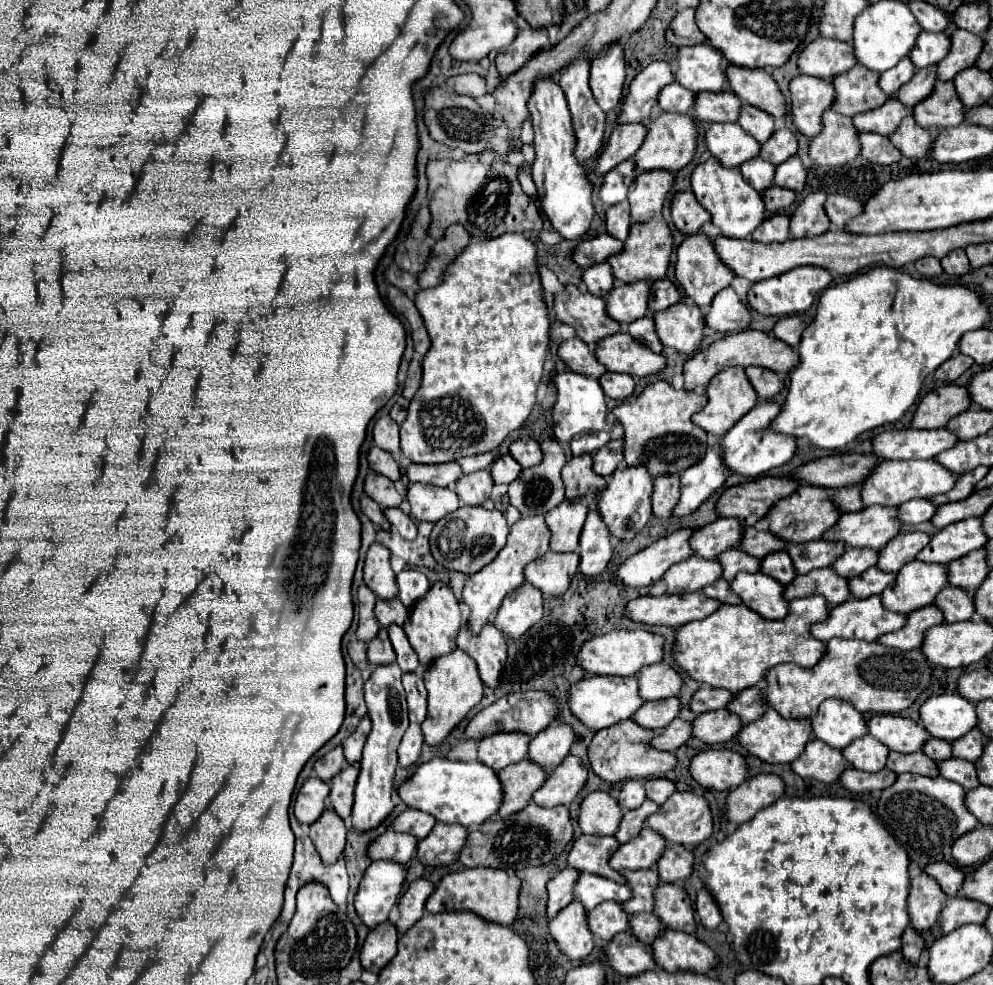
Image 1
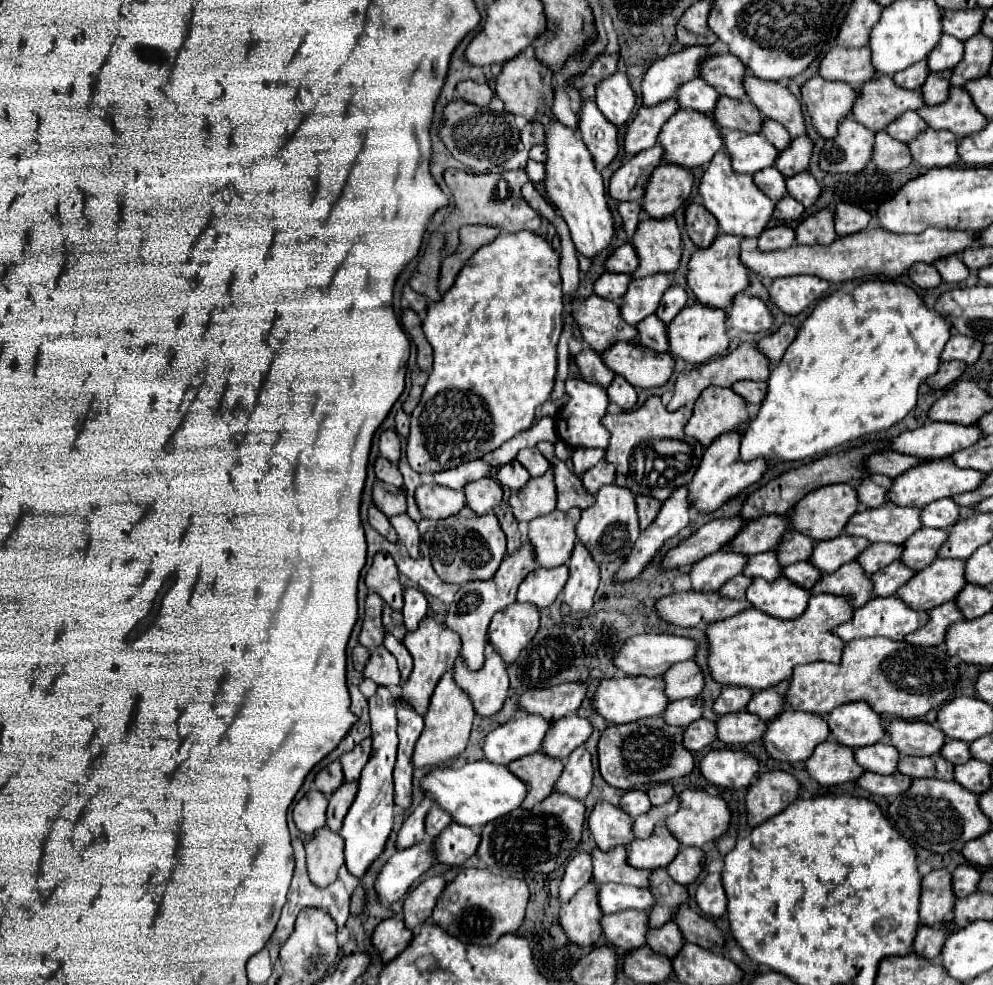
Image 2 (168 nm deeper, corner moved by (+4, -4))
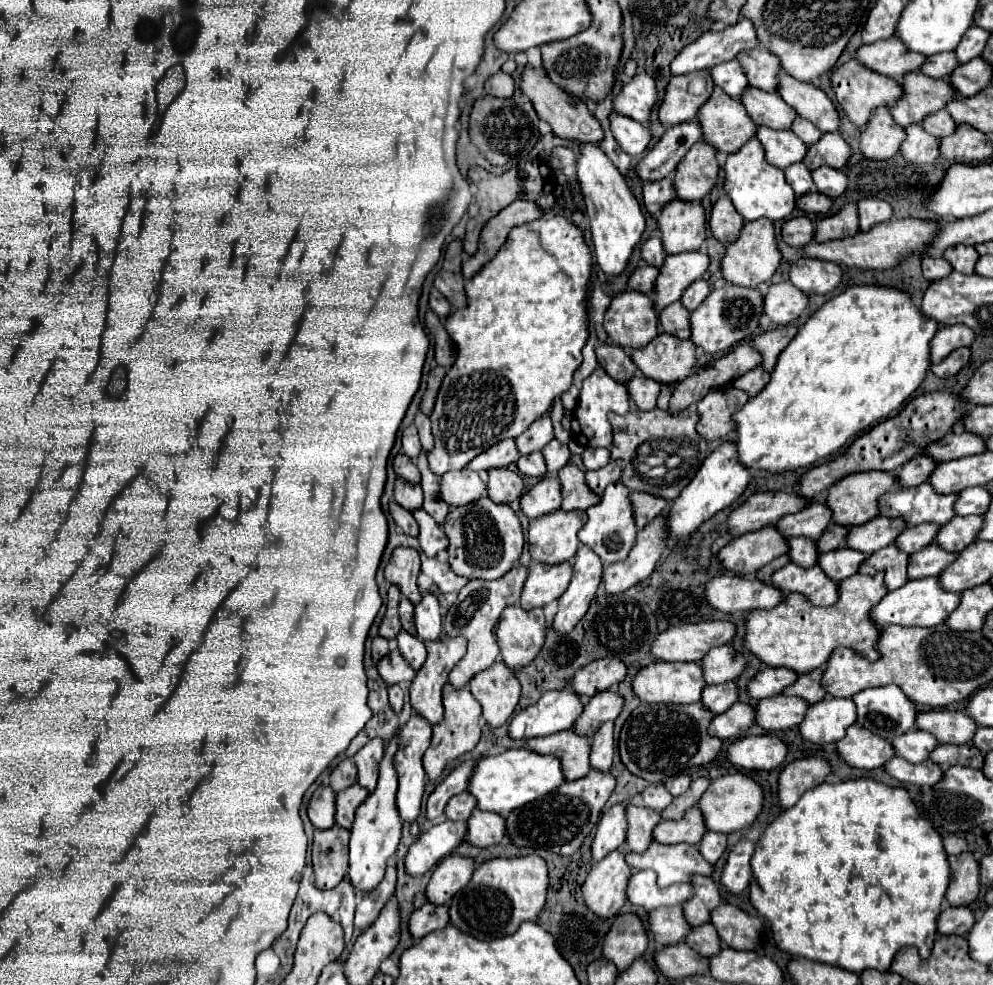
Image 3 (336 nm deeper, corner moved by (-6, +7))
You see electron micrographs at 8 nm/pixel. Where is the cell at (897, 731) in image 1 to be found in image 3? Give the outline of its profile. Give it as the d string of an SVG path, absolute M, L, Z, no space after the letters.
M929 710L917 716L917 728L931 732L941 744L971 744L977 724L965 712Z

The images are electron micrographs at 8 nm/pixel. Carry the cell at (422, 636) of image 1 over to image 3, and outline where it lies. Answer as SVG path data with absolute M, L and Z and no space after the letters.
M443 636L439 642L427 642L427 660L423 664L423 668L417 672L417 676L411 682L411 708L415 714L423 716L431 726L439 724L439 720L443 720L443 704L441 704L441 690L447 684L447 676L451 672L451 668L465 656L465 640L463 638L451 638L451 636Z

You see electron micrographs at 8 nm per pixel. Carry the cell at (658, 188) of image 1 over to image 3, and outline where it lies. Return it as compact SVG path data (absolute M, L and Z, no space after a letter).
M697 142L675 170L675 190L679 200L699 202L711 192L719 178L717 150L709 142Z

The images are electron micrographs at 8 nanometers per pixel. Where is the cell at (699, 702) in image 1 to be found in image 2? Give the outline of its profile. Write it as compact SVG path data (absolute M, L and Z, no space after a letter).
M723 687L719 697L713 703L713 711L719 715L741 711L749 703L751 695L753 695L753 691L745 689L745 687Z

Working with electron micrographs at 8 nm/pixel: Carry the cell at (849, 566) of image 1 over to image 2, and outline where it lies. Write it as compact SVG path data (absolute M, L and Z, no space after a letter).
M871 543L861 555L857 555L857 561L861 563L861 569L871 575L879 571L881 567L897 561L901 555L901 545L887 545L887 543Z

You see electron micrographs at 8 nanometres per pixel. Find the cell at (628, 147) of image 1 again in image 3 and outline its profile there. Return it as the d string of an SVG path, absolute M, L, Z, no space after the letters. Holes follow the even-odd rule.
M703 70L703 72L691 72L687 76L673 76L663 104L659 108L659 120L663 126L673 126L673 124L681 124L681 122L689 122L697 118L697 110L703 106L703 102L709 100L711 92L713 92L715 84L711 80L711 72ZM701 82L703 90L695 92L693 84Z

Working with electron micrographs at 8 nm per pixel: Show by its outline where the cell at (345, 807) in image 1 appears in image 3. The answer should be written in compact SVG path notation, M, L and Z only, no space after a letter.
M359 784L349 786L347 790L337 794L337 802L335 802L335 822L347 830L351 830L353 826L353 816L355 810L363 804L363 800L369 796L369 792L365 788L361 788Z

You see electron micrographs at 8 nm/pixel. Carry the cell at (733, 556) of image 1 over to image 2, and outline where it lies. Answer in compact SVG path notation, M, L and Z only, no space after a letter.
M773 551L757 553L757 555L749 555L749 563L745 563L745 571L741 575L749 575L749 577L759 575L767 581L773 581L781 577L781 565L777 563Z

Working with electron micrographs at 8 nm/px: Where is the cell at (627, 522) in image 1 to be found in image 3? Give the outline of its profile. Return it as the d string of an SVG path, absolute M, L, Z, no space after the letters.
M621 482L609 484L601 496L601 502L591 506L587 510L587 516L589 516L587 524L577 534L579 542L589 546L601 558L603 564L615 564L619 560L625 560L625 556L629 554L637 538L637 528L633 520L631 502L629 502L629 490Z

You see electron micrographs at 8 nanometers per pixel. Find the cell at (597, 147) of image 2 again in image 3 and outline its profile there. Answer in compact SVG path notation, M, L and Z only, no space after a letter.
M613 114L611 116L611 130L613 130L613 136L617 138L619 146L631 156L643 154L651 142L649 128L635 122L635 120L629 120L627 116Z

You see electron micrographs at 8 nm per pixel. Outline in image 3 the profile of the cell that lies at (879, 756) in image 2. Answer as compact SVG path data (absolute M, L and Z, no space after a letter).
M911 730L907 732L907 736L895 738L895 752L913 764L929 760L929 752L935 750L937 746L939 742L935 740L935 736L923 730Z

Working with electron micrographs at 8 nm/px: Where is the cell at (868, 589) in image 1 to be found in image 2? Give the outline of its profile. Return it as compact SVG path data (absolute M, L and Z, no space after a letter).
M891 563L889 567L883 567L881 571L869 575L873 583L873 597L889 597L895 595L895 591L905 585L913 577L913 571L905 567L903 563Z

